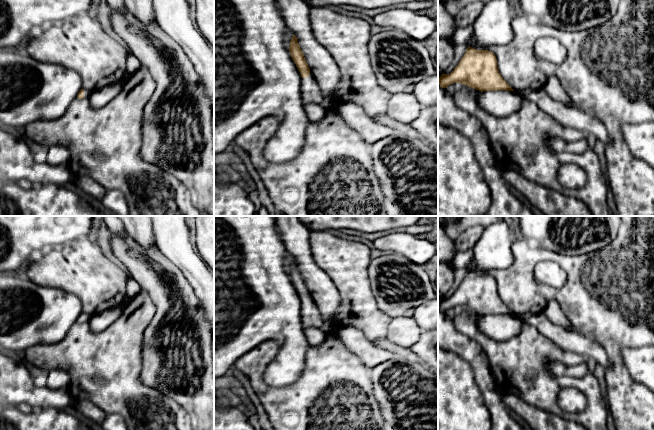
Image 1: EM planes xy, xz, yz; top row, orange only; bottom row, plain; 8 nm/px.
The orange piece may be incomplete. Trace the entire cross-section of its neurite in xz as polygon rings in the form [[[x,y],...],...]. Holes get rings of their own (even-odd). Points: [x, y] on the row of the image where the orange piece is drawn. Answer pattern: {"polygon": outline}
{"polygon": [[[294,34],[290,41],[289,52],[302,77],[301,95],[303,106],[314,103],[321,105],[326,112],[333,110],[334,106],[324,99],[317,81],[310,74],[310,68]]]}

